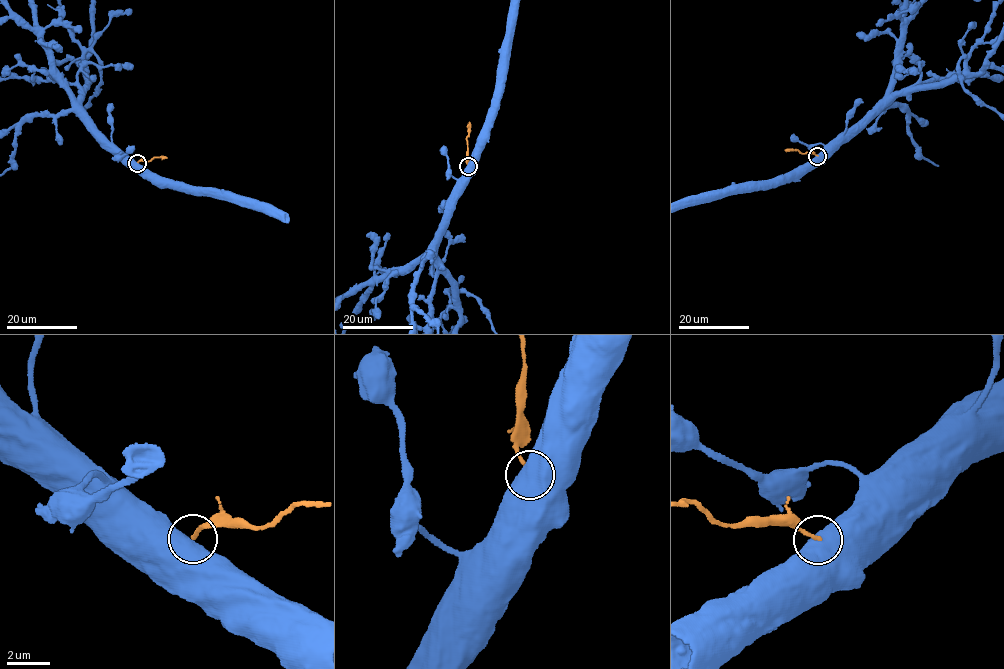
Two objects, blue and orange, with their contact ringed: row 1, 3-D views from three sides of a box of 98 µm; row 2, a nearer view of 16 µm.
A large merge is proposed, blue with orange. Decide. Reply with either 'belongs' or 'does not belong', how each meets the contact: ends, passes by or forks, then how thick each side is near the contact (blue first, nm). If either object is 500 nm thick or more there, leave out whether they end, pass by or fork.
does not belong; 750 nm thick on the blue side, 150 nm on the other

